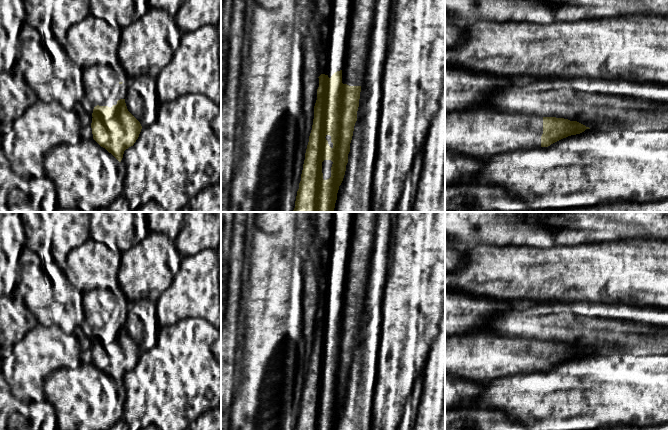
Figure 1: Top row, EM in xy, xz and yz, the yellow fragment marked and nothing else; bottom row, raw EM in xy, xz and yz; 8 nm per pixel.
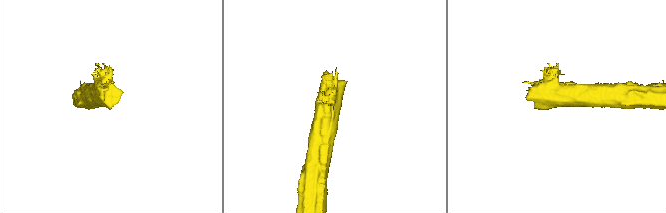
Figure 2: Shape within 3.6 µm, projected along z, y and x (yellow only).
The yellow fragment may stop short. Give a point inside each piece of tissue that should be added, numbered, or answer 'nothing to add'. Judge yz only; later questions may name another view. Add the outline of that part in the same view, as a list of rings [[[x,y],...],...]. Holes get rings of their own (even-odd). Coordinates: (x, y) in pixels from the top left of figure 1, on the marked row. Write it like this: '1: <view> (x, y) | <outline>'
1: yz (481, 133) | [[[488,108],[445,114],[445,151],[477,159],[541,147],[543,117]]]

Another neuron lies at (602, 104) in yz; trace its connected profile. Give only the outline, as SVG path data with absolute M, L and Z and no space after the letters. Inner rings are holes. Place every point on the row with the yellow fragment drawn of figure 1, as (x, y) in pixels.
M590 77L518 80L494 91L482 108L577 121L600 131L668 130L668 85Z

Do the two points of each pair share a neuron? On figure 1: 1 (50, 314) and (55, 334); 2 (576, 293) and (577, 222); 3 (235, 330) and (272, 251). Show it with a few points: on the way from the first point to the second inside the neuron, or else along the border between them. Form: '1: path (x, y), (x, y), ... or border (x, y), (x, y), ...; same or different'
1: border (37, 323), (43, 326), (58, 326), (72, 334); different
2: border (580, 242), (566, 245), (555, 244); different
3: border (242, 291), (242, 339); different

